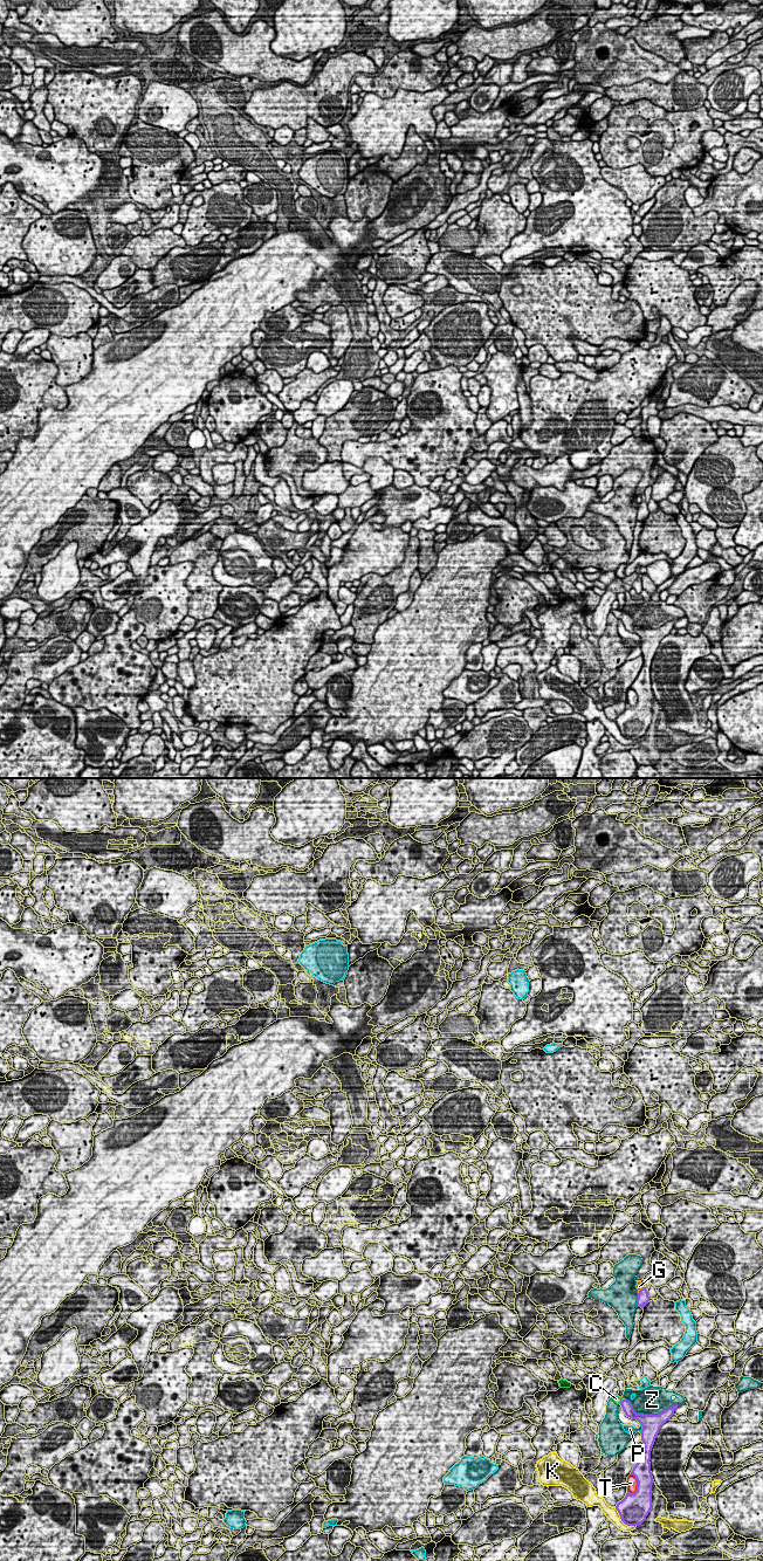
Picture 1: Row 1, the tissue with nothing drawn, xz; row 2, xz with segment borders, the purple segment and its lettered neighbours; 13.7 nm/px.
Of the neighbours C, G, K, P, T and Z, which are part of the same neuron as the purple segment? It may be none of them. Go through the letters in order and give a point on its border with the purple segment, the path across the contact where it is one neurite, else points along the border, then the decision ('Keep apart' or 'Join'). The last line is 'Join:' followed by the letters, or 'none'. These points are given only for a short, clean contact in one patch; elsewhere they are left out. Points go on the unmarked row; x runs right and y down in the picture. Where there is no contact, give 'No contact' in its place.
C: Touches purple at xz (620, 616). Path across: xz (626, 619), (620, 616), (616, 612). Join
G: Touches purple at xz (639, 504). Keep apart
K: Touches purple at xz (623, 735). Keep apart
P: Touches purple at xz (643, 641). Keep apart
T: Touches purple at xz (638, 698). Keep apart
Z: Touches purple at xz (650, 628). Keep apart
Join: C

